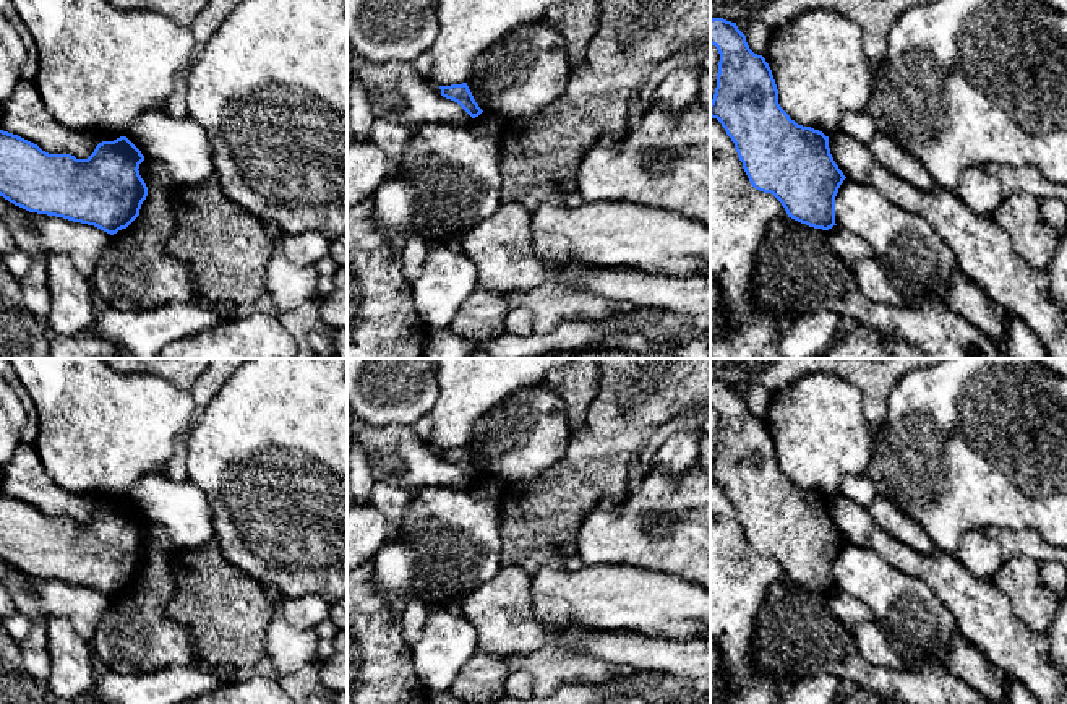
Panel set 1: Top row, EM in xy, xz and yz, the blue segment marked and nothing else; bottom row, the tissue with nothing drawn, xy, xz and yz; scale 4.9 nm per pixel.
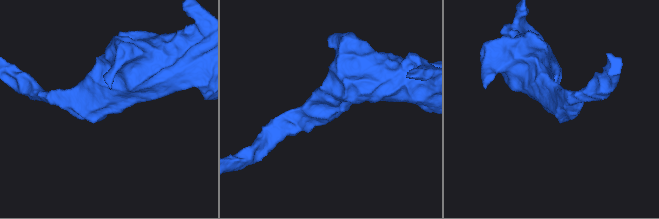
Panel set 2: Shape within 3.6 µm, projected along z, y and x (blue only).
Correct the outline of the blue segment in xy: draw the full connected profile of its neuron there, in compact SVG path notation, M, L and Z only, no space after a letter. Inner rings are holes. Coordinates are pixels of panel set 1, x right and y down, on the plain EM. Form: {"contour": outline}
{"contour": "M0 493L0 560L29 576L94 589L110 599L126 592L148 560L139 539L141 514L126 501L102 504L88 522L49 517L37 508Z"}

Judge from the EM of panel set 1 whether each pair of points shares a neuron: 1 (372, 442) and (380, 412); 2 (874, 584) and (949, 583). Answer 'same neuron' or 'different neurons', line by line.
1: different neurons
2: different neurons

